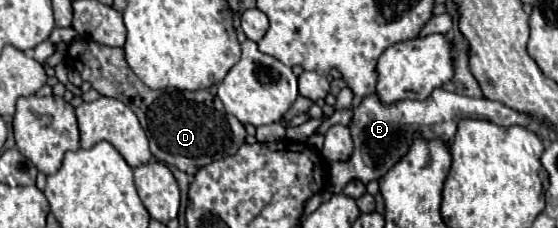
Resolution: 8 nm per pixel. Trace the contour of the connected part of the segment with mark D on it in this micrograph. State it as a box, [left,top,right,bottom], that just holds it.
[67,39,245,175]

